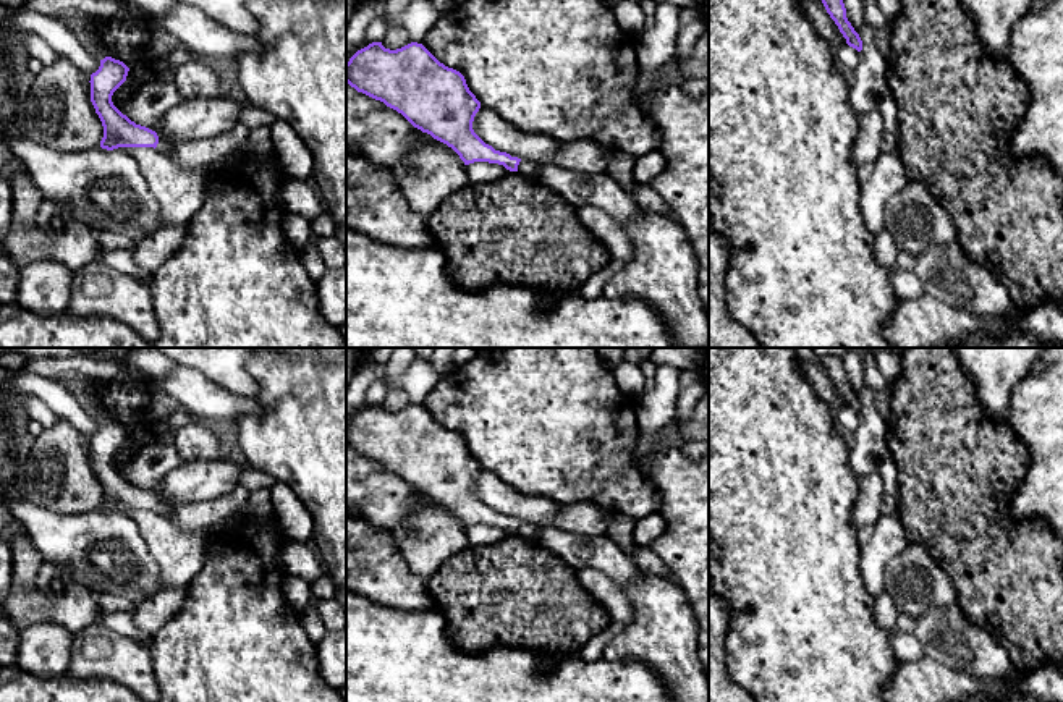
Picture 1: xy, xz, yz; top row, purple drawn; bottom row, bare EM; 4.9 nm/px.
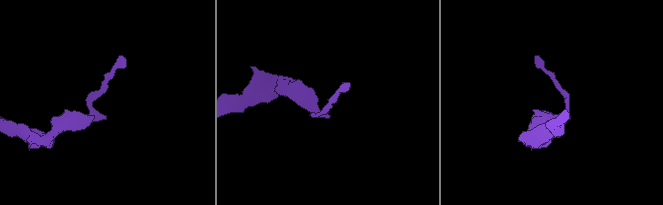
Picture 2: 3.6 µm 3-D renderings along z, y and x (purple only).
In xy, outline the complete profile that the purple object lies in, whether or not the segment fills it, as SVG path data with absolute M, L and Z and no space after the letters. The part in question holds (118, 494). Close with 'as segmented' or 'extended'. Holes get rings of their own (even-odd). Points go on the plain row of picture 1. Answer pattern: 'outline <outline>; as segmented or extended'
outline M112 419L100 422L100 429L91 437L91 464L104 488L100 510L113 513L118 510L154 510L172 519L176 508L159 500L155 493L136 487L123 477L112 464L113 455L126 443L129 430Z; extended

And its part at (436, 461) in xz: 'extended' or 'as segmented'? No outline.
extended

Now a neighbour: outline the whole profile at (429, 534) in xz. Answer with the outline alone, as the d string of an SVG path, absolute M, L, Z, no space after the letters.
M417 490L408 501L404 519L390 532L409 569L426 581L469 545L460 518Z

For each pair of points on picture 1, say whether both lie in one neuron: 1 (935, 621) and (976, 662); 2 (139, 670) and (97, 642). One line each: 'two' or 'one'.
1: one
2: one

